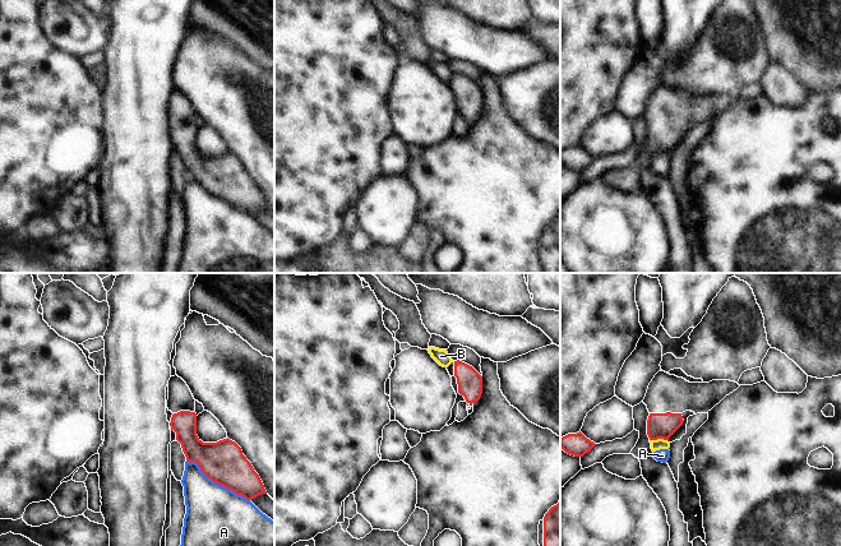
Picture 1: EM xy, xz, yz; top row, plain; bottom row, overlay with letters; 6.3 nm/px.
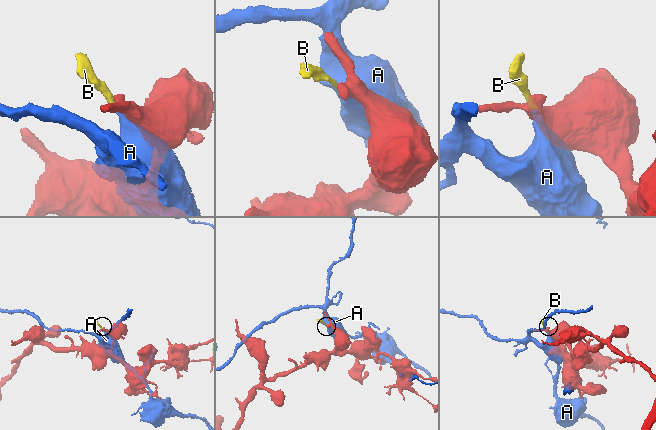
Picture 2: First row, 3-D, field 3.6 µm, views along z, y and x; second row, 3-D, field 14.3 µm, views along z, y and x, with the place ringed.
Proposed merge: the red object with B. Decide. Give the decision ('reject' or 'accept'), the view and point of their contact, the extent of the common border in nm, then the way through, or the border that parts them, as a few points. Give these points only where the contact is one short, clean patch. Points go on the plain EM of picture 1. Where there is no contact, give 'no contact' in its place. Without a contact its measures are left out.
reject; contact yz (659, 152); length 120 nm; border yz (650, 153), (665, 153), (668, 156)

